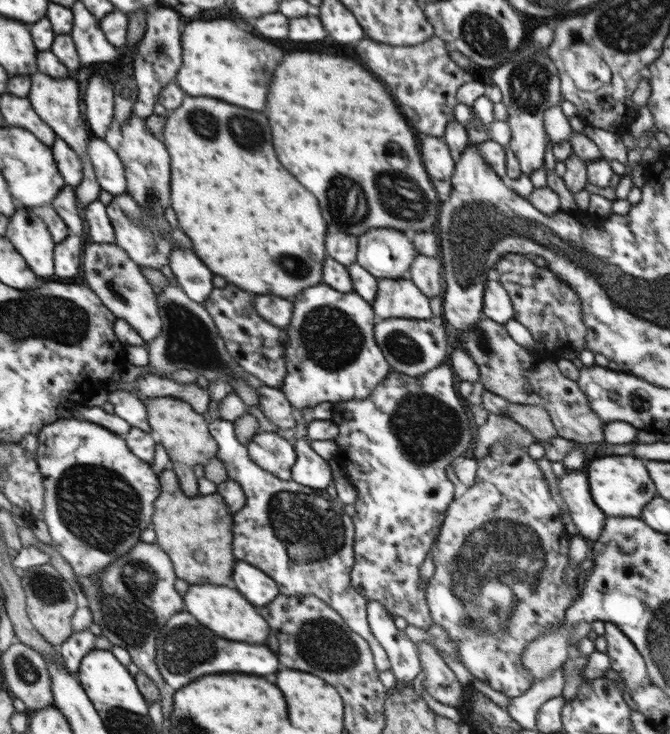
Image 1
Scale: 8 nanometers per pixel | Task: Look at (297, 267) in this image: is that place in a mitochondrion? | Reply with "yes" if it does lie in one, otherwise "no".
yes

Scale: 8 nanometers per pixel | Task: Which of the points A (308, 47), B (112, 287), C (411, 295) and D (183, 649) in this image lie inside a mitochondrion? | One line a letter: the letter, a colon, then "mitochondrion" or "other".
A: other
B: other
C: other
D: mitochondrion

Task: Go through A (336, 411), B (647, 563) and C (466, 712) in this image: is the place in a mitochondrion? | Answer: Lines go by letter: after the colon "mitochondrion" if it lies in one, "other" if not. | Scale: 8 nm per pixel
A: other
B: other
C: other

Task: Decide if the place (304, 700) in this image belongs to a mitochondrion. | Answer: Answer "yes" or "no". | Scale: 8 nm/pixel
no

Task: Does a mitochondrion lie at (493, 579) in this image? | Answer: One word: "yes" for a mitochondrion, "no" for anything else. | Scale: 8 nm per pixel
yes

